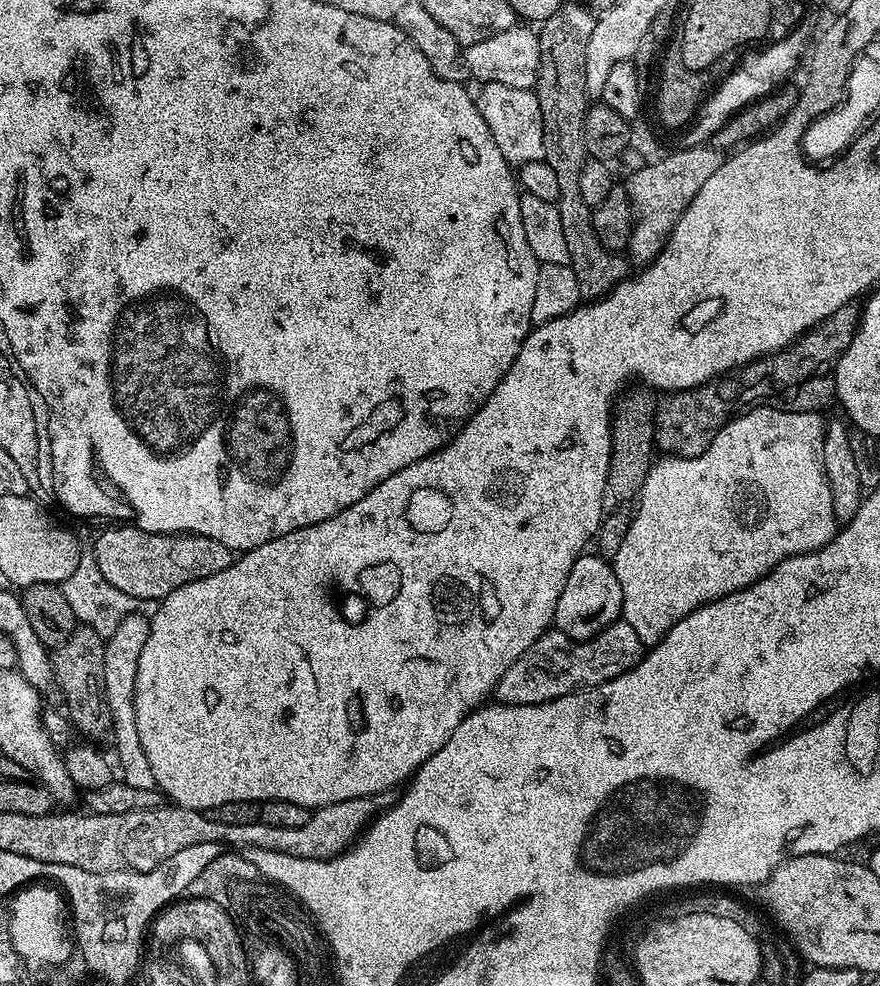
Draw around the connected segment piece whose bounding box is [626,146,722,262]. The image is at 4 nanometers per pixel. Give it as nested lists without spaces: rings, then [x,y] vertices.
[[[701,146],[674,153],[670,160],[663,160],[663,163],[656,163],[655,166],[645,164],[644,168],[633,171],[627,177],[626,187],[634,217],[627,251],[632,252],[633,261],[651,262],[656,259],[668,241],[672,227],[690,206],[694,194],[702,190],[703,184],[709,180],[710,174],[714,174],[714,170],[718,170],[721,162],[722,156],[717,149]]]

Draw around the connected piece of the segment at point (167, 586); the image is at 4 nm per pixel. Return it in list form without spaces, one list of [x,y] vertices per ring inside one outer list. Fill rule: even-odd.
[[[108,526],[108,536],[100,540],[98,559],[100,568],[104,568],[104,576],[112,580],[112,584],[120,584],[124,592],[136,592],[136,596],[152,596],[157,602],[170,595],[178,586],[186,586],[186,582],[194,582],[198,578],[208,578],[210,574],[218,574],[218,570],[226,570],[234,559],[231,548],[222,542],[214,542],[214,538],[193,536],[191,534],[154,534],[141,528],[125,526]]]

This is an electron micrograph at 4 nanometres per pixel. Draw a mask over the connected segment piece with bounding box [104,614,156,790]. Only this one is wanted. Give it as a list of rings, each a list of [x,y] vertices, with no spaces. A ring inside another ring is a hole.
[[[143,615],[128,616],[114,630],[114,634],[104,642],[104,697],[106,706],[110,706],[112,734],[110,744],[116,747],[116,760],[119,775],[130,786],[141,790],[156,788],[154,770],[150,770],[150,758],[146,758],[146,750],[142,750],[142,742],[138,739],[138,728],[134,718],[134,678],[138,674],[138,658],[143,655],[150,624]]]

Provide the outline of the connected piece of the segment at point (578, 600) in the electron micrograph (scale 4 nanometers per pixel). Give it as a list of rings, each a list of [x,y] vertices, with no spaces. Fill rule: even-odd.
[[[597,554],[578,557],[566,578],[566,586],[562,586],[562,598],[558,598],[555,627],[575,640],[589,640],[621,616],[622,586],[618,586],[618,574],[611,563]]]

